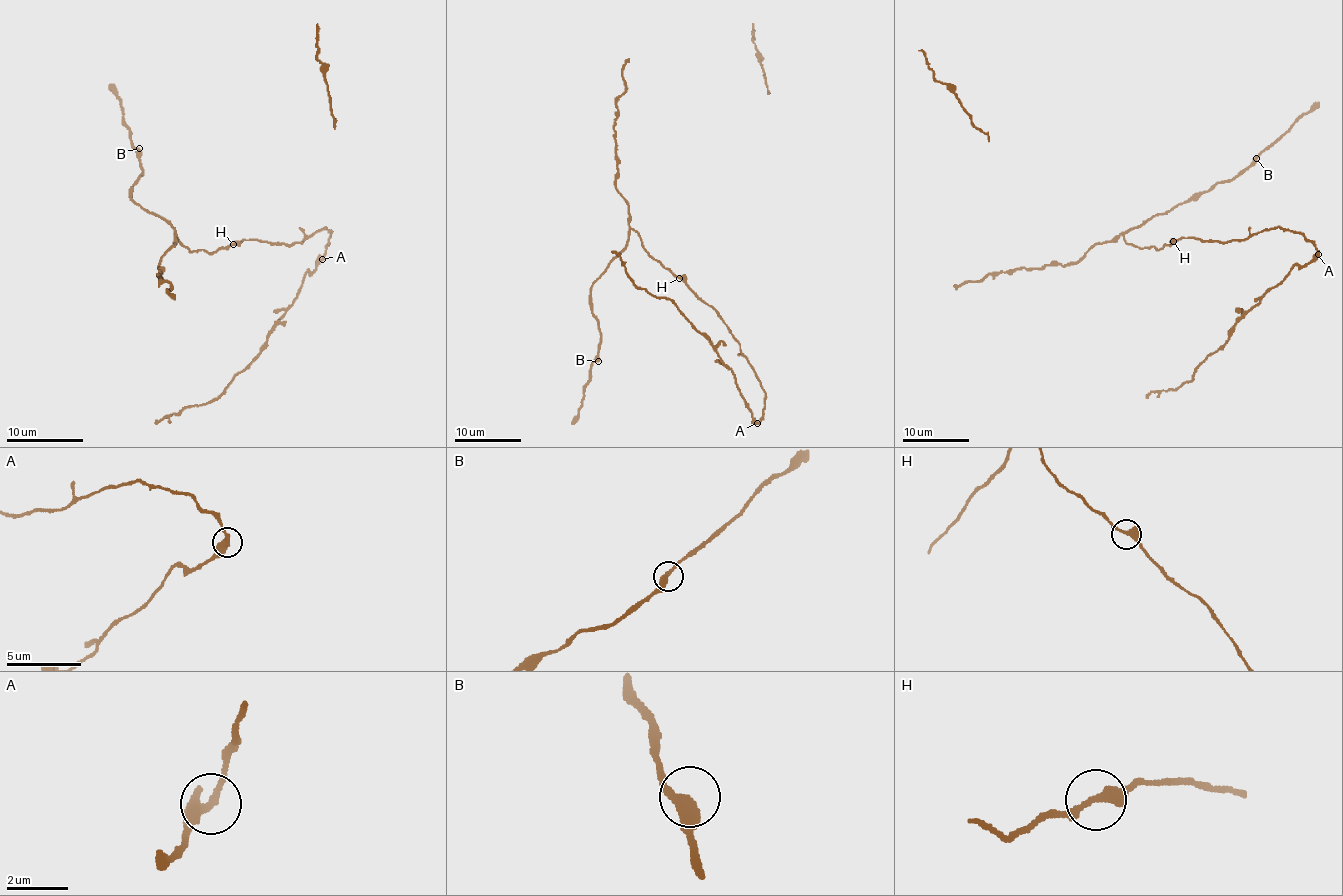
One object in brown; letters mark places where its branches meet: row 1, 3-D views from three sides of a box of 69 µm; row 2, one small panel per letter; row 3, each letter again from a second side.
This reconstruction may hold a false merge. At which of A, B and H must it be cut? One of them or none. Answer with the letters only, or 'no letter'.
A

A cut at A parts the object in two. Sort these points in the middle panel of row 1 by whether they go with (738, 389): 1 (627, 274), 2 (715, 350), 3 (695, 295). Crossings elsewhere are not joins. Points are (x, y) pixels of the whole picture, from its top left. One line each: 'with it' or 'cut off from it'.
1: with it
2: with it
3: cut off from it

